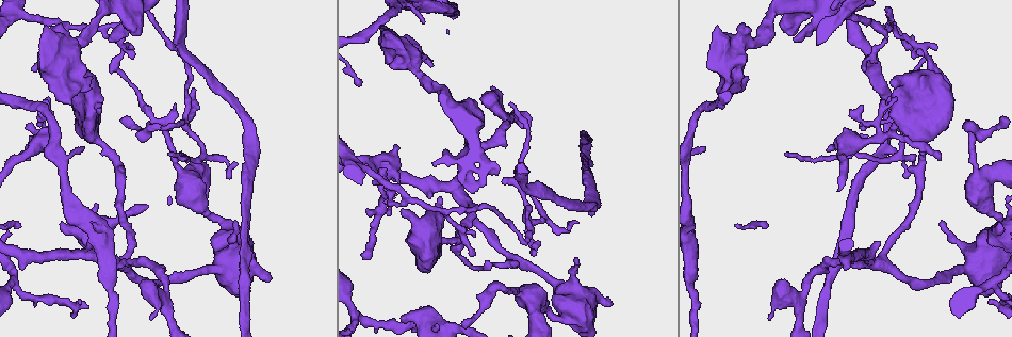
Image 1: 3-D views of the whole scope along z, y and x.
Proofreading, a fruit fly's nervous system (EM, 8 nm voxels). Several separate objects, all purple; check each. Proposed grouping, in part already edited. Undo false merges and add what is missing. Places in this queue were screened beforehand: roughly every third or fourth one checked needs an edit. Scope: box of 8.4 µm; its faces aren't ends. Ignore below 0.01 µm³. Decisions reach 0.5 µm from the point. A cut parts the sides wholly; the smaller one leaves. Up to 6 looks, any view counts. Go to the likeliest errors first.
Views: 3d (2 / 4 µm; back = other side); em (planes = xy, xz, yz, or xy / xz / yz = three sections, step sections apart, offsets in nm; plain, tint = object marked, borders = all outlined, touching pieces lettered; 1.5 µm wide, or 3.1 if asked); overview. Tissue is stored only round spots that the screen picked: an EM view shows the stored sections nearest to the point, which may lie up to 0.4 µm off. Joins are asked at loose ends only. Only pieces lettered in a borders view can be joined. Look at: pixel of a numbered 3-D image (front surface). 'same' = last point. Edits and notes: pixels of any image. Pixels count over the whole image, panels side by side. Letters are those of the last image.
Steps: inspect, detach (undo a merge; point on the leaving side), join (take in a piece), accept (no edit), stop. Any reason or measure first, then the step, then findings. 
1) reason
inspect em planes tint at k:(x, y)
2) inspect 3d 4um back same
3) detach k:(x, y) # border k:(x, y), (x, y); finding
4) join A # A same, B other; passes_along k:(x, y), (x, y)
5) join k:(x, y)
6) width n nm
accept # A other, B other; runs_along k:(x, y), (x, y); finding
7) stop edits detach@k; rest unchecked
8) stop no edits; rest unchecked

stops while still wide
inspect em yz step 8 tint at 1:(743, 79)

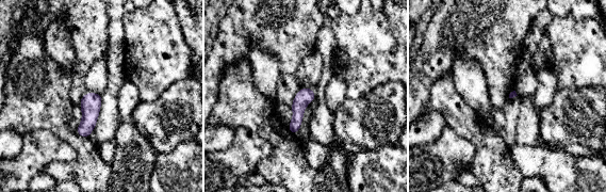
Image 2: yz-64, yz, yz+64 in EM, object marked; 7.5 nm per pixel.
inspect em planes borders same

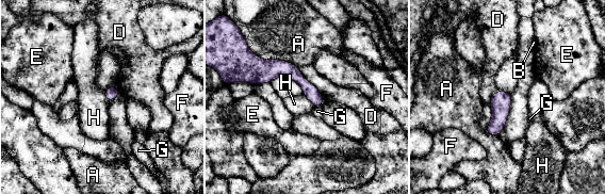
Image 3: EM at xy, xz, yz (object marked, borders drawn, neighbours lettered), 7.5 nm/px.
accept # A other, B other, D other, E other, F other, G other, H other; runs_along 3:(244, 75), (291, 70), (320, 102); no lettered piece goes on from it

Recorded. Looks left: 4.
an open end
inspect 3d 4um at 1:(768, 318)

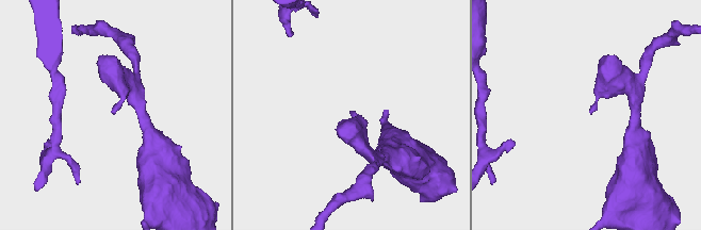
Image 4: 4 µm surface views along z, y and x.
inspect em xy step 4 tint at 4:(590, 113)

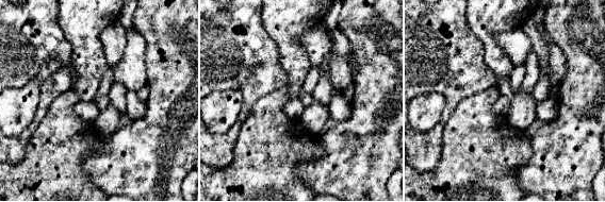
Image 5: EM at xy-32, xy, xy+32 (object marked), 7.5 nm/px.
another direction
inspect em planes borders same

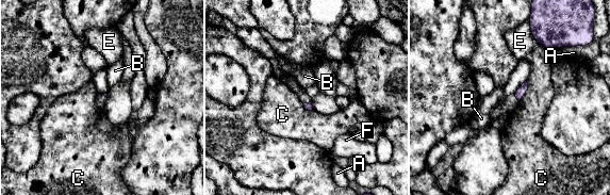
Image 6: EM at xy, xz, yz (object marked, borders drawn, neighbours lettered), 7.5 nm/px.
accept # A other, B other, C other, E other, F other; border 6:(526, 80), (527, 92), (520, 101); no lettered piece goes on from it

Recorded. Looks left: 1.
an open end
inspect em xy step 4 borders at 1:(175, 104)

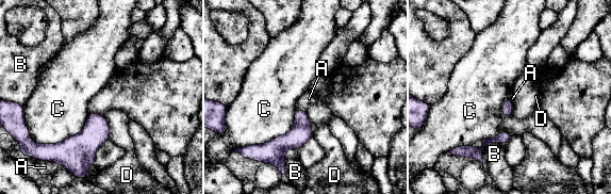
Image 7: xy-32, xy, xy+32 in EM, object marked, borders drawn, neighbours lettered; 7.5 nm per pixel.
accept # A other, B other, C other, D other; border 7:(102, 115), (109, 125), (110, 140); none of them fits

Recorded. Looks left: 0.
stop no edits; rest unchecked

